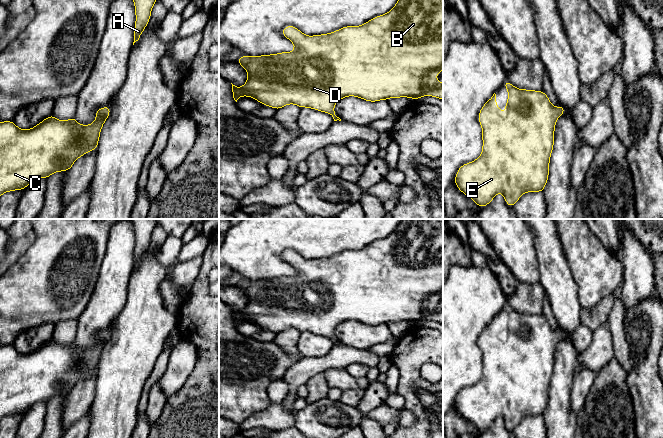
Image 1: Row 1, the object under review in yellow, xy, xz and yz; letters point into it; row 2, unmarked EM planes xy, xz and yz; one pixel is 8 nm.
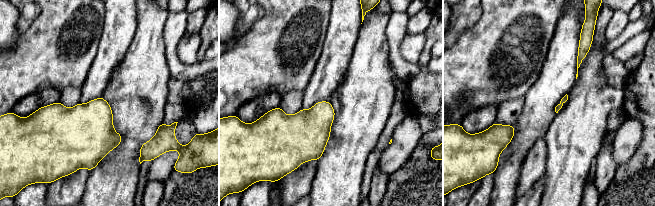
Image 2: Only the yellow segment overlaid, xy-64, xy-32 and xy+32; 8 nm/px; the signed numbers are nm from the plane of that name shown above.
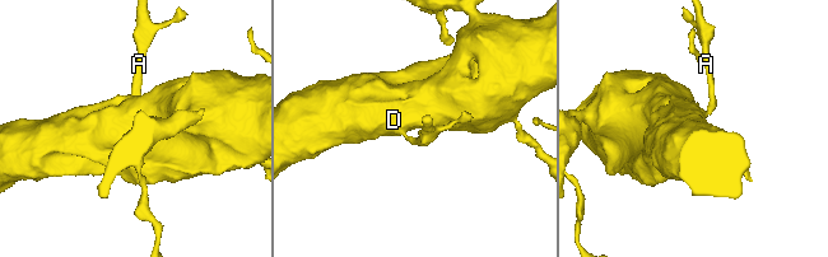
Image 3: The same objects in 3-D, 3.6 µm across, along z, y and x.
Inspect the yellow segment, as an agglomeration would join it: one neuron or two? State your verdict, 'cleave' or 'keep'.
keep

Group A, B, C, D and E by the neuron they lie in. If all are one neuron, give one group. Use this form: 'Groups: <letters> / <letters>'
Groups: A B C D E

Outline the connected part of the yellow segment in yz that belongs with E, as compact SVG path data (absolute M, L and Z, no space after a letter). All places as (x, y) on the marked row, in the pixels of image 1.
M506 80L503 86L508 90L508 100L503 114L496 103L496 94L483 105L478 121L482 127L482 153L474 161L463 164L458 169L454 182L457 188L470 197L478 207L486 207L497 193L502 193L506 204L514 207L526 192L543 192L549 176L550 156L554 146L555 124L566 108L554 107L545 92L518 89Z

